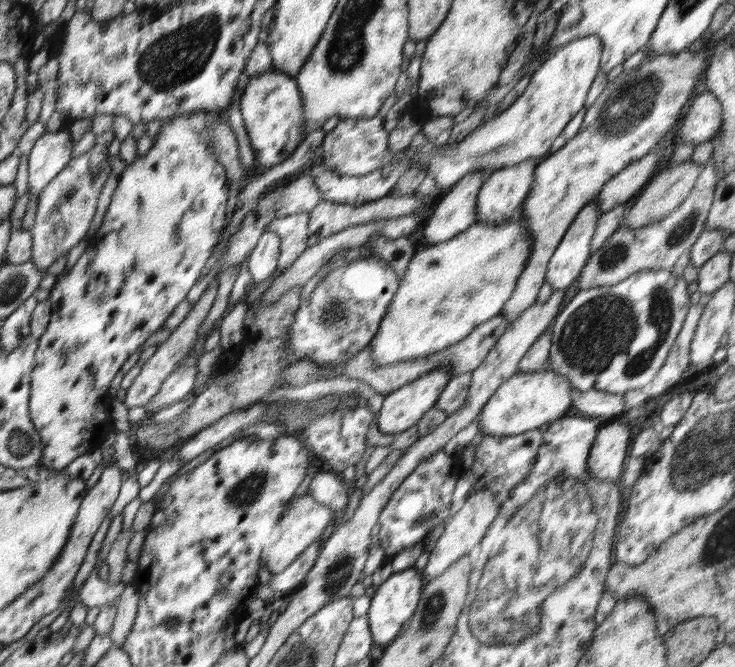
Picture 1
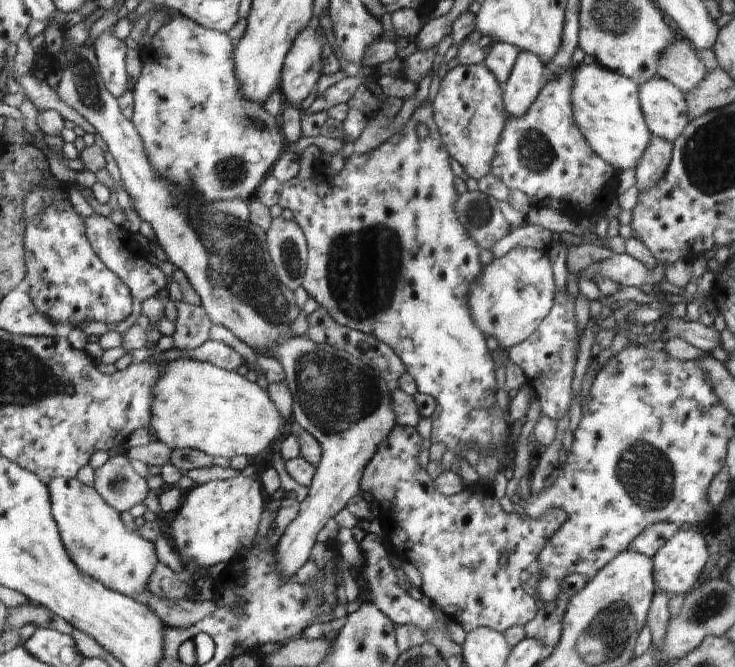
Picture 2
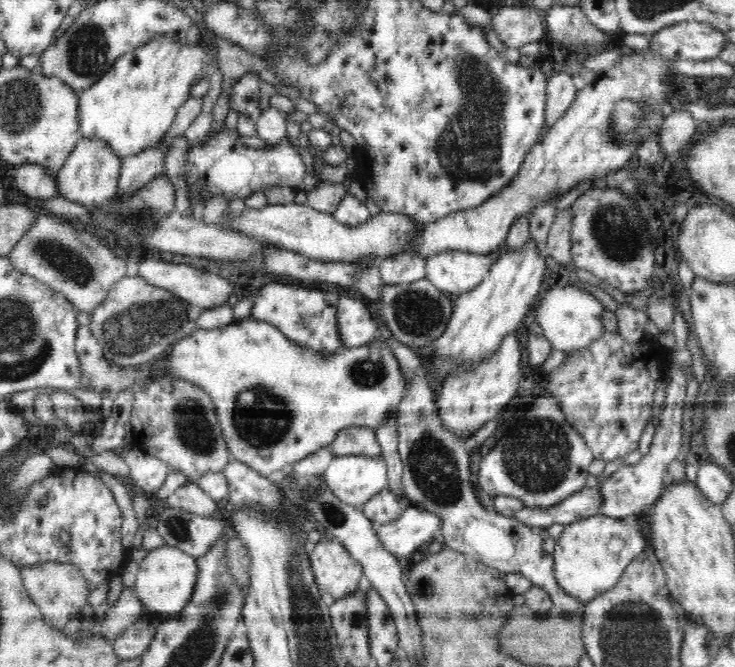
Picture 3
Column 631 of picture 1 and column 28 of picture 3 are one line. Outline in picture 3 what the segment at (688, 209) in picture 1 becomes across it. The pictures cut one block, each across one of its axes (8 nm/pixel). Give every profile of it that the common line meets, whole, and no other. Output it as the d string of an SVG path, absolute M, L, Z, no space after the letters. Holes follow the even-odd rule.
M40 214L34 224L12 248L8 258L12 267L26 276L47 284L60 292L74 305L77 312L92 315L98 304L104 302L110 287L124 278L126 260L112 250L109 240L98 240L86 230L78 230L65 220L49 214Z

